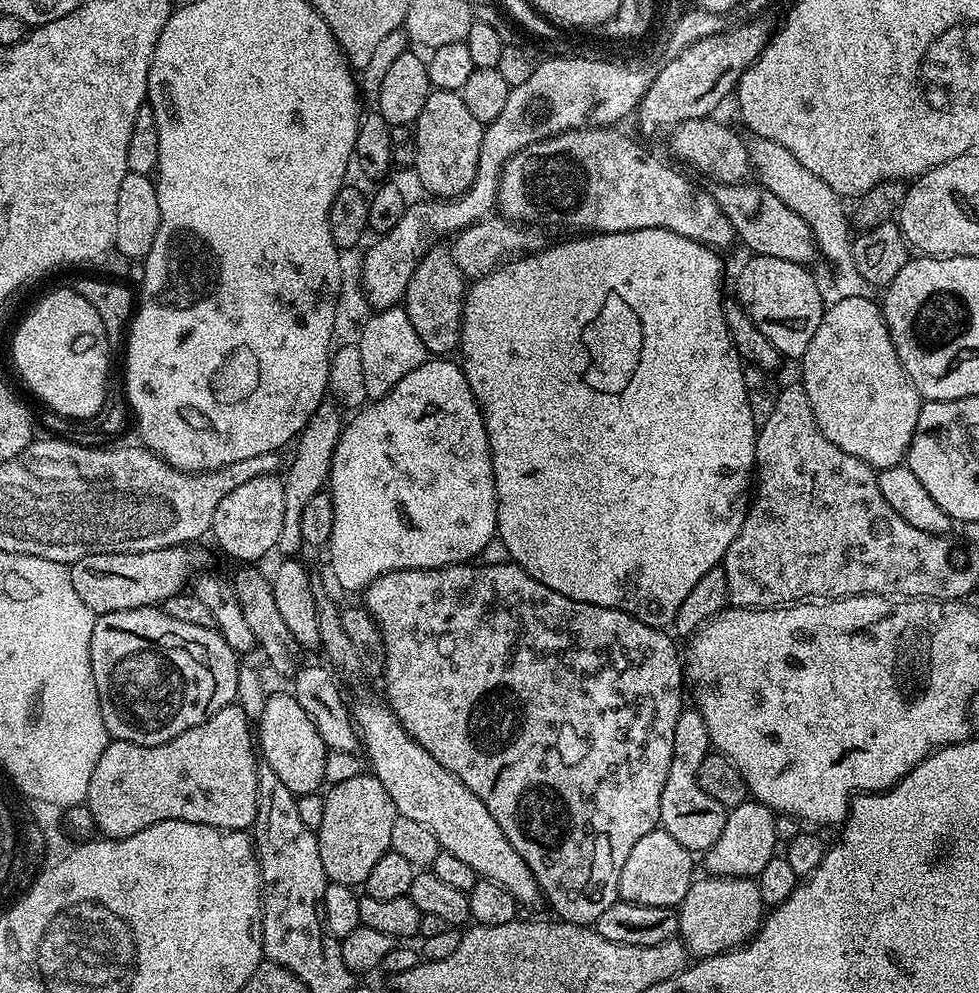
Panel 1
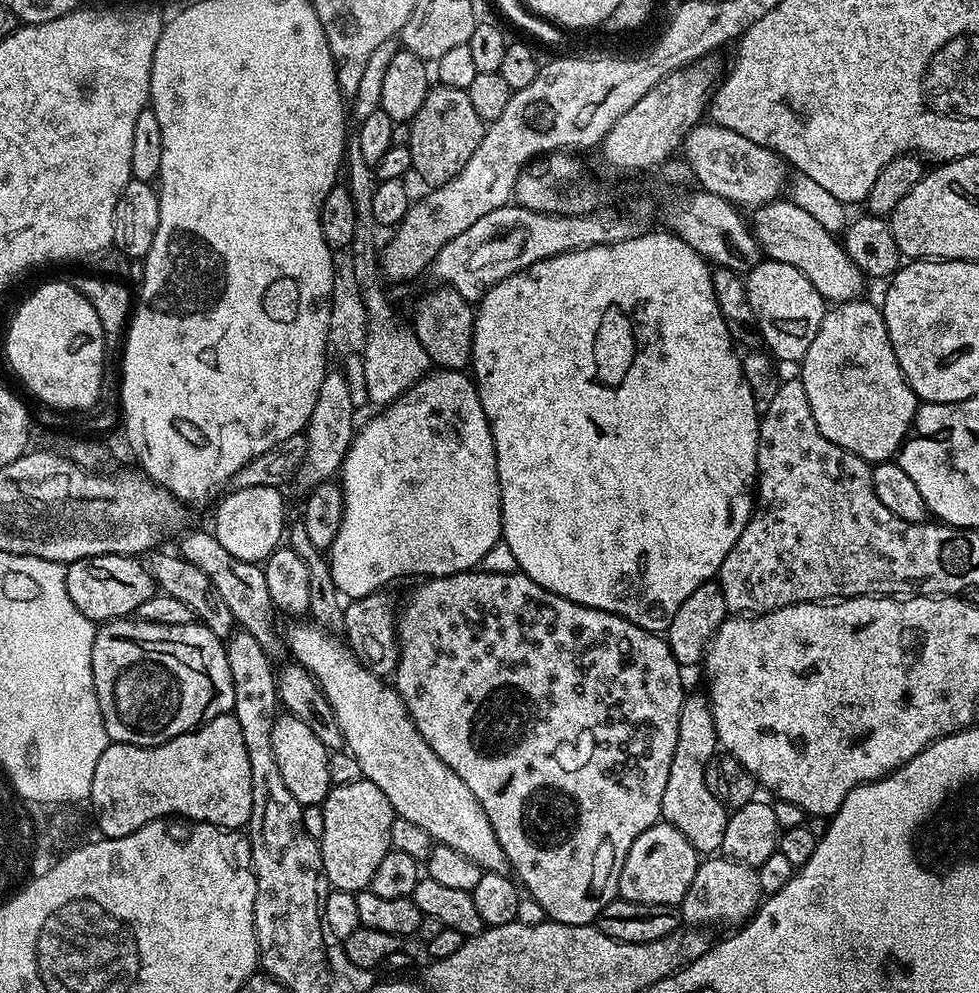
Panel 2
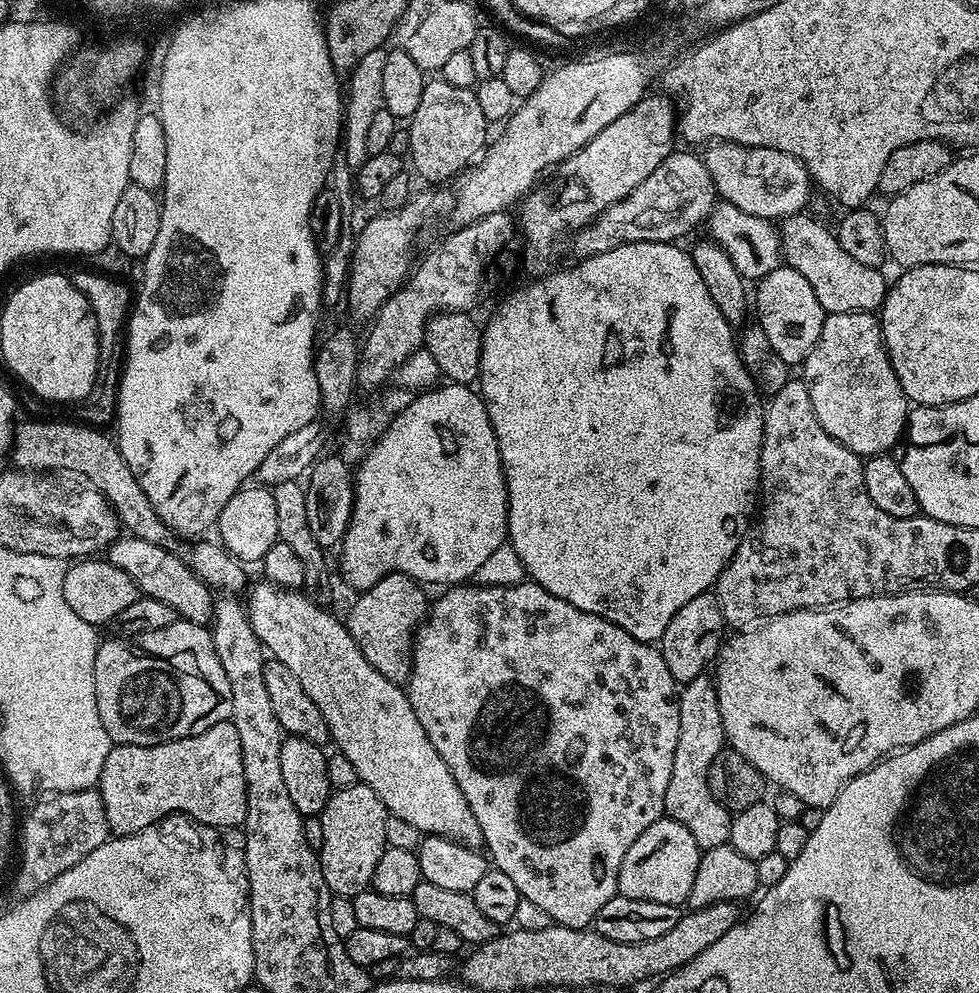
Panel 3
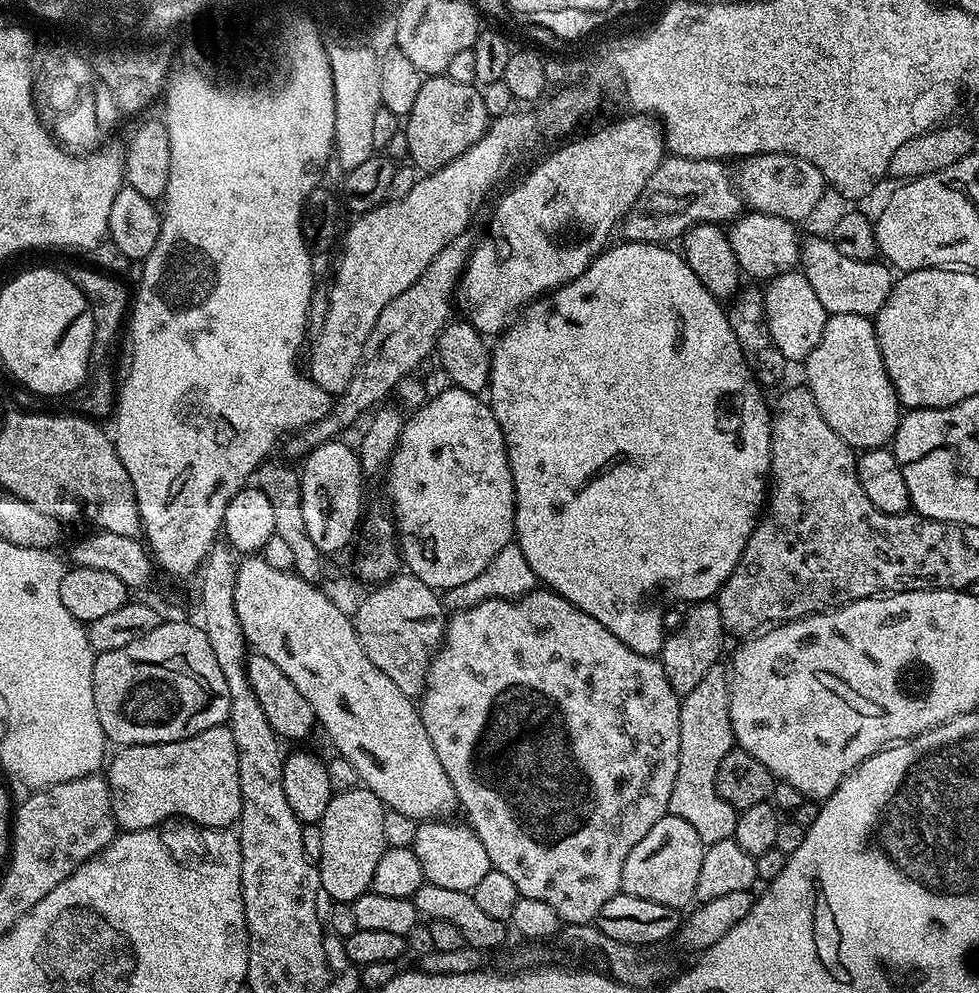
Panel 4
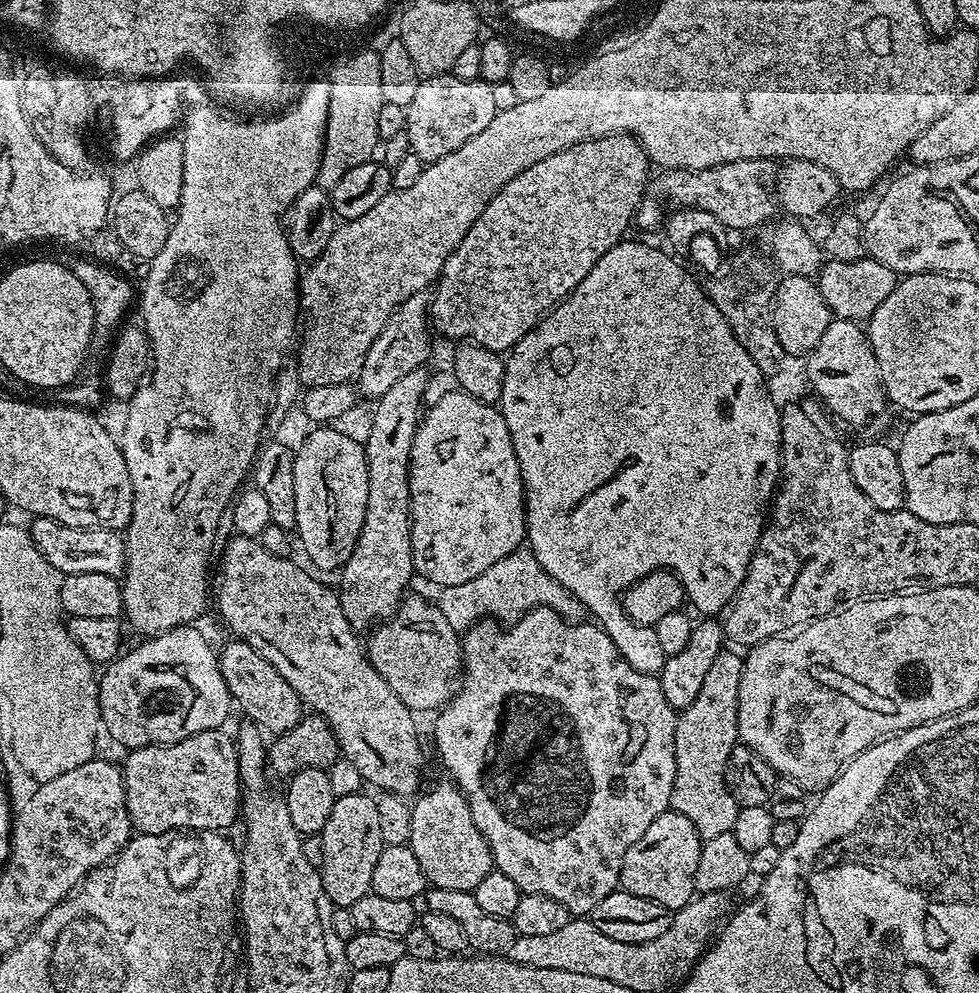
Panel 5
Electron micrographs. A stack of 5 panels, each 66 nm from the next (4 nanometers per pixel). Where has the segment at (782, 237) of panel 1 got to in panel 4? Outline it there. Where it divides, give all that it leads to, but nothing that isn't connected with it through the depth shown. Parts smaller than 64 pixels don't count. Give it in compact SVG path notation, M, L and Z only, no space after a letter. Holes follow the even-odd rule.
M809 235L801 243L799 263L804 277L808 279L810 286L814 286L814 294L818 294L818 302L822 302L829 314L875 317L892 292L894 272L887 263L846 258L846 254L842 254L842 250L838 250L831 239L822 236Z

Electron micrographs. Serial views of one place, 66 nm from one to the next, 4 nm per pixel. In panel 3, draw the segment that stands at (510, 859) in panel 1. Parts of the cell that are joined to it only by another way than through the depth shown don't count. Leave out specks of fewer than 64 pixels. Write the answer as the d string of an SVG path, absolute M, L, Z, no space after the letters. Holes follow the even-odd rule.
M271 582L259 583L260 584L256 585L253 583L251 585L250 591L247 593L247 596L249 595L248 600L246 599L246 611L250 618L250 626L254 630L254 634L258 634L260 643L264 645L267 655L271 657L271 659L282 662L282 666L286 666L286 670L290 670L290 674L294 674L298 678L298 682L302 682L302 690L306 690L306 694L310 694L310 699L313 700L314 706L318 706L318 710L322 710L334 744L336 740L335 747L343 756L350 758L350 762L354 762L354 770L356 771L357 777L359 777L363 783L368 784L370 790L374 790L374 794L378 794L378 798L384 803L384 807L388 809L391 815L410 822L410 826L418 826L418 830L422 834L441 836L447 840L453 840L455 844L464 844L467 848L479 849L482 841L480 838L480 827L474 818L474 810L470 810L470 806L466 802L466 798L462 794L458 782L454 782L454 774L450 774L446 762L442 762L438 750L434 750L434 742L430 742L430 738L426 738L426 730L422 730L422 722L418 722L418 714L414 714L414 706L410 706L407 691L390 678L378 674L378 670L374 670L374 666L370 666L370 662L366 662L362 650L358 650L354 638L350 638L348 625L341 617L339 620L338 617L331 616L331 614L327 612L329 611L327 607L316 604L315 601L303 591L279 588L279 586Z

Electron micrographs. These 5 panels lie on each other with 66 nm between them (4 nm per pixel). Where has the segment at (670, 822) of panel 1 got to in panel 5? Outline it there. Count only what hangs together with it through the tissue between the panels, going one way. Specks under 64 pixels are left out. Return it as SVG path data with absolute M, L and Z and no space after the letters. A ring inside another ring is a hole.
M722 650L714 663L710 665L706 679L702 681L702 690L698 690L698 698L690 702L677 715L676 733L674 734L674 754L676 755L676 773L674 774L674 790L672 791L671 811L682 814L682 818L690 818L690 826L700 835L701 841L718 838L718 834L731 832L734 822L738 818L741 807L734 802L730 790L724 781L726 758L730 758L730 750L738 742L738 682L742 674L744 656L741 653Z

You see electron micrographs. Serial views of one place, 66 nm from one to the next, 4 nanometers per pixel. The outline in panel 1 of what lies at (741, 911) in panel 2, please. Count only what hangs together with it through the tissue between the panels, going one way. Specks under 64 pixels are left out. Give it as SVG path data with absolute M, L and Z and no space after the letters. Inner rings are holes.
M713 876L693 879L686 898L678 906L680 917L679 939L693 957L717 956L730 948L748 943L760 930L766 915L766 905L755 879L742 876Z

